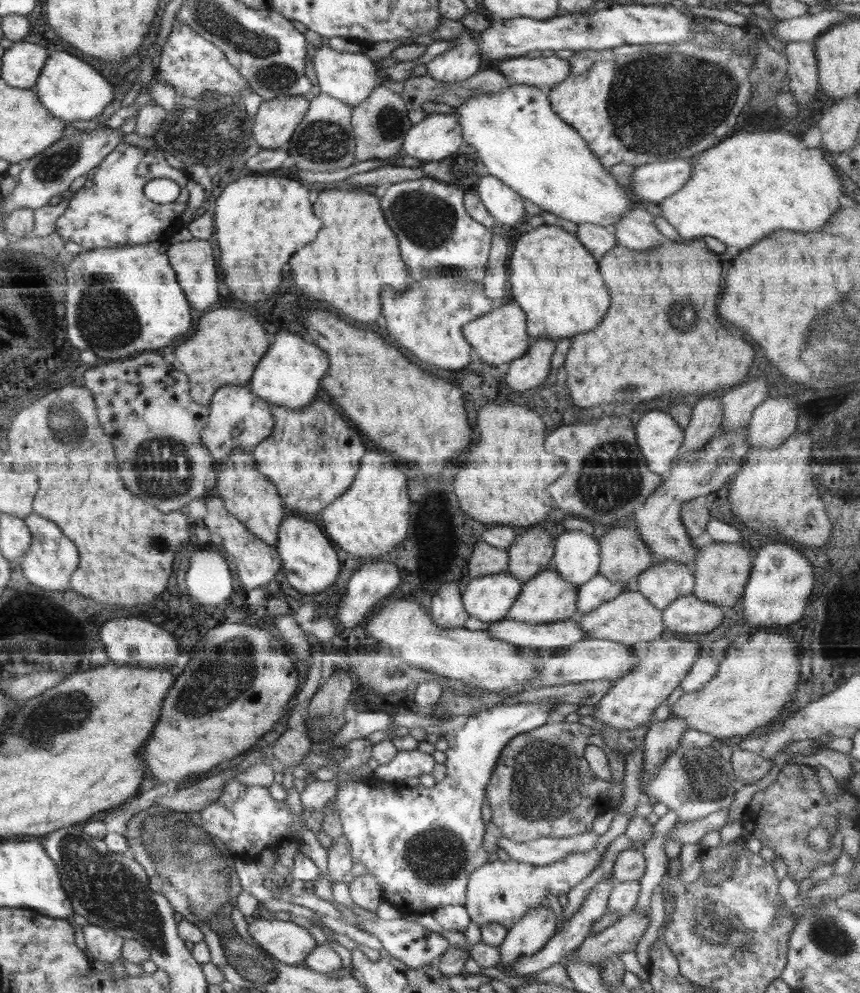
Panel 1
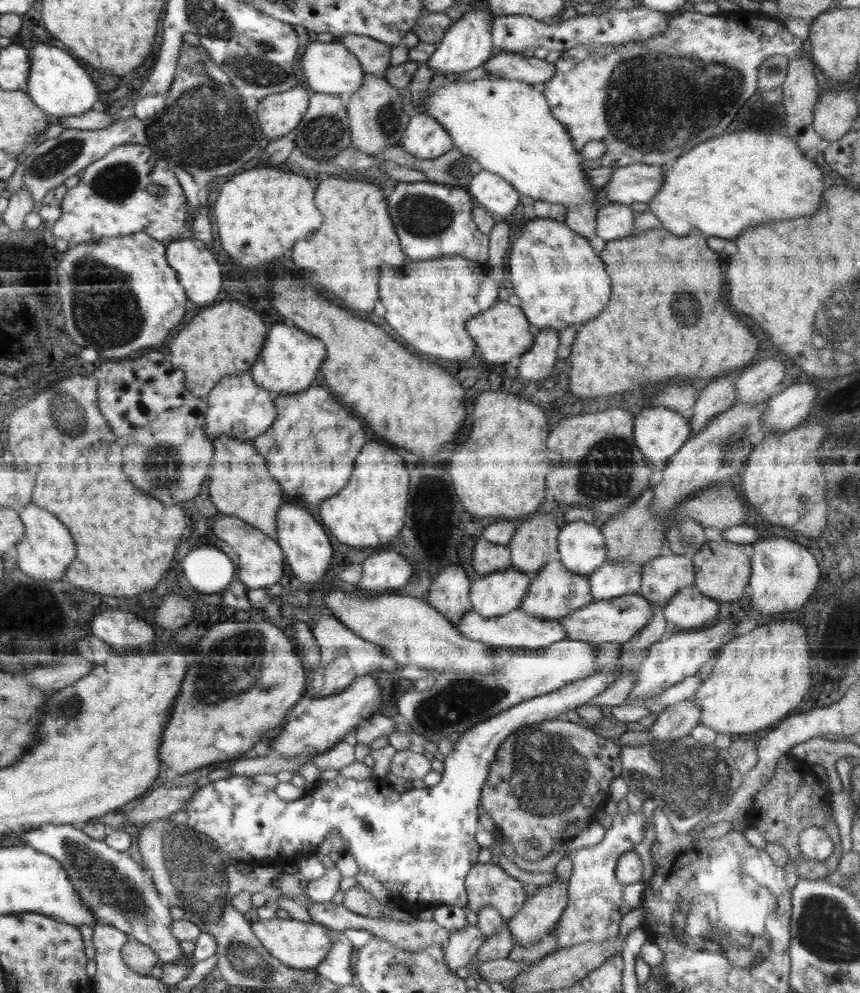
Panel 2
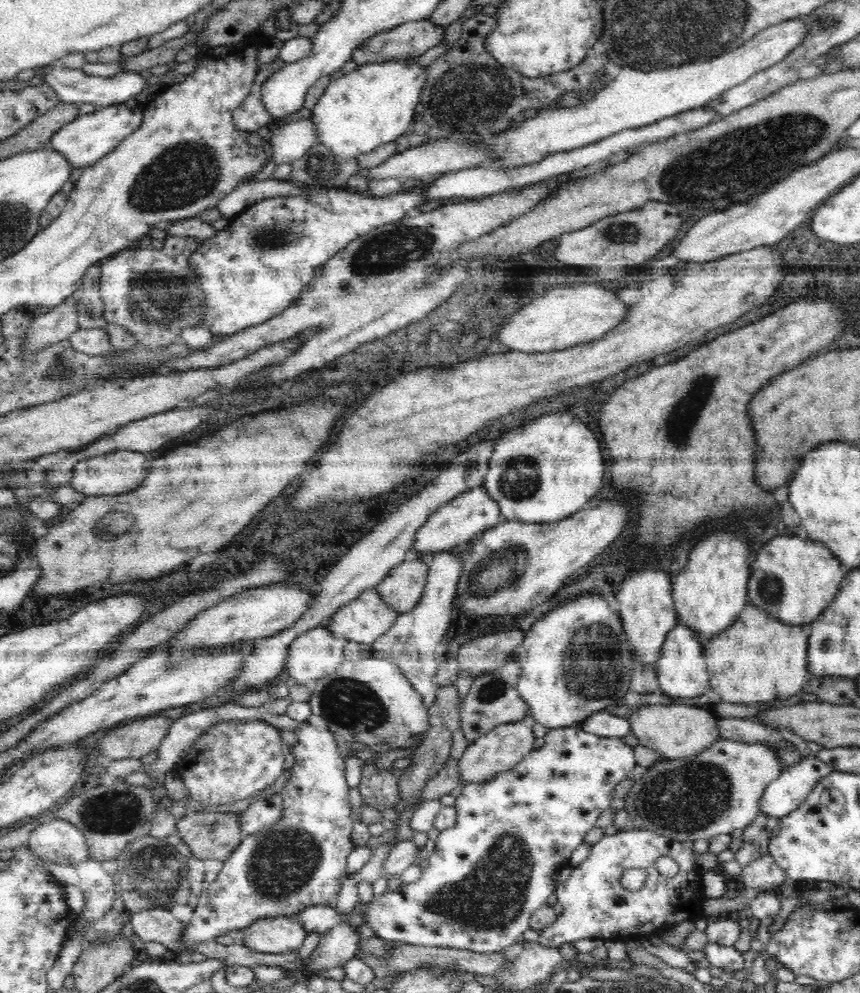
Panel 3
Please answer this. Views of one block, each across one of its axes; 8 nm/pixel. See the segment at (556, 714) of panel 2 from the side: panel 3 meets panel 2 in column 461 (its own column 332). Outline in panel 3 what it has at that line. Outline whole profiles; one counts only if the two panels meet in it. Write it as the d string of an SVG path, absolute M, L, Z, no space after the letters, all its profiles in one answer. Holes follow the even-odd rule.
M307 722L299 724L298 728L294 728L294 730L298 736L298 743L294 746L293 758L295 762L291 770L292 776L290 776L283 790L279 793L283 797L284 802L284 814L282 814L282 818L280 818L274 826L270 826L270 828L266 828L266 830L258 831L251 835L244 835L240 844L228 855L228 858L222 862L222 868L216 880L214 880L212 884L207 884L205 892L202 892L199 897L193 898L195 905L194 916L192 916L191 921L184 926L184 932L182 932L182 943L184 943L184 946L182 946L180 950L174 950L174 960L188 959L189 956L196 951L195 948L191 948L194 943L203 943L204 941L215 939L217 936L230 932L230 930L246 928L246 926L250 926L254 920L260 920L260 918L275 919L276 916L290 916L290 914L296 914L296 912L312 905L336 906L341 887L350 876L348 871L346 871L346 860L348 860L348 854L350 854L355 847L354 843L352 843L352 830L355 821L353 820L352 808L350 806L350 786L348 786L347 779L345 778L346 758L341 755L339 747L334 740L333 733L330 732L329 729L317 730Z

